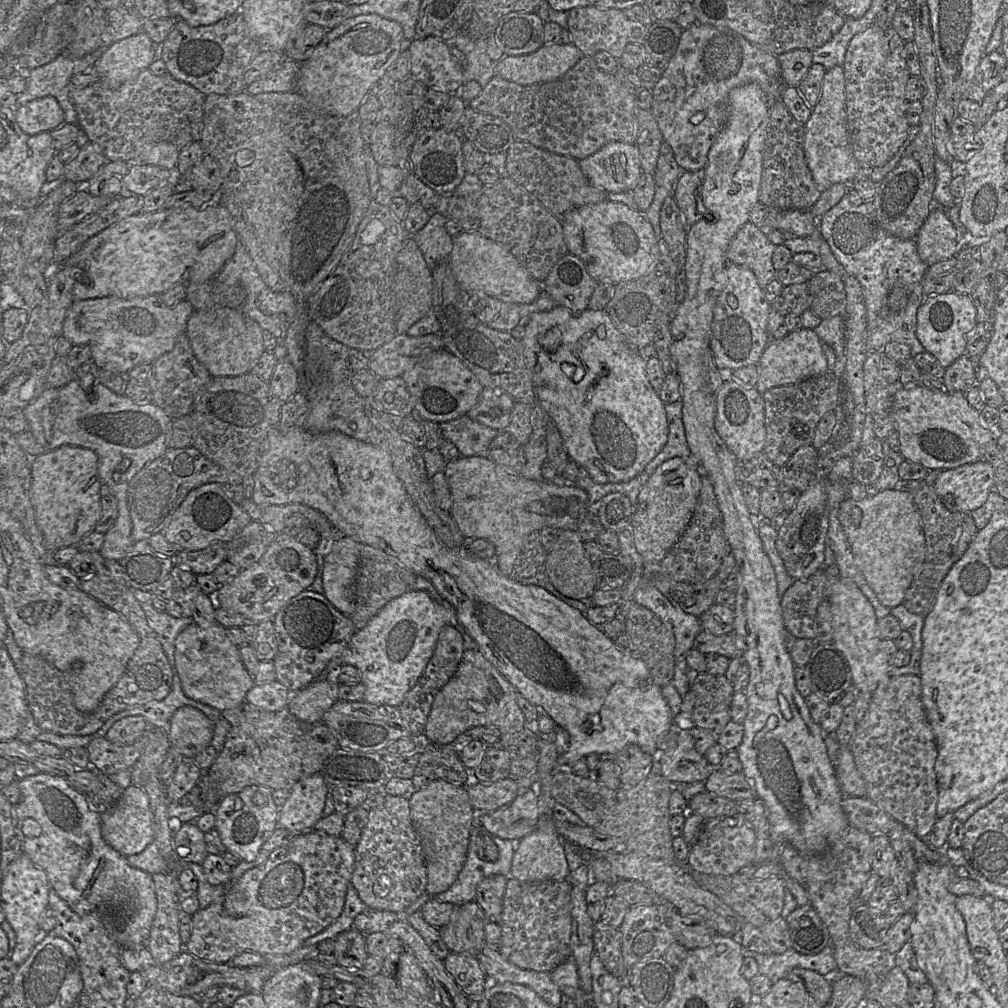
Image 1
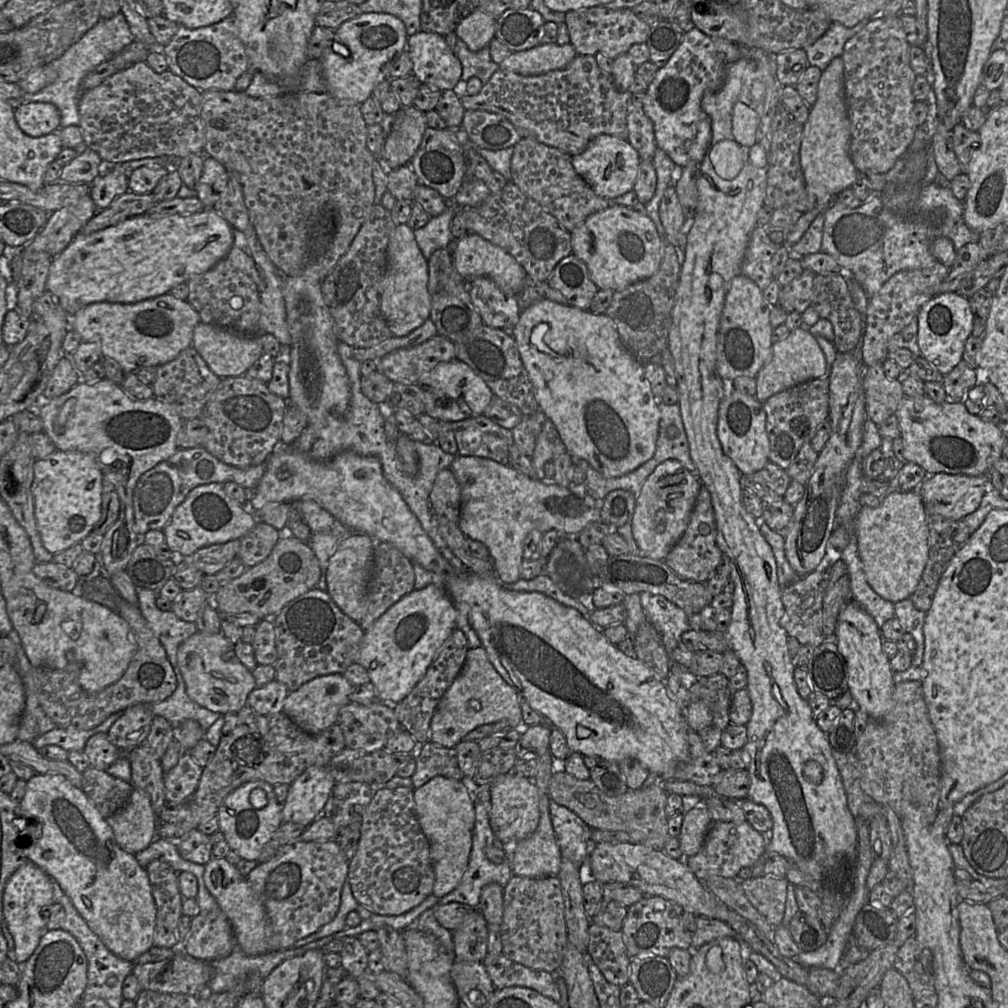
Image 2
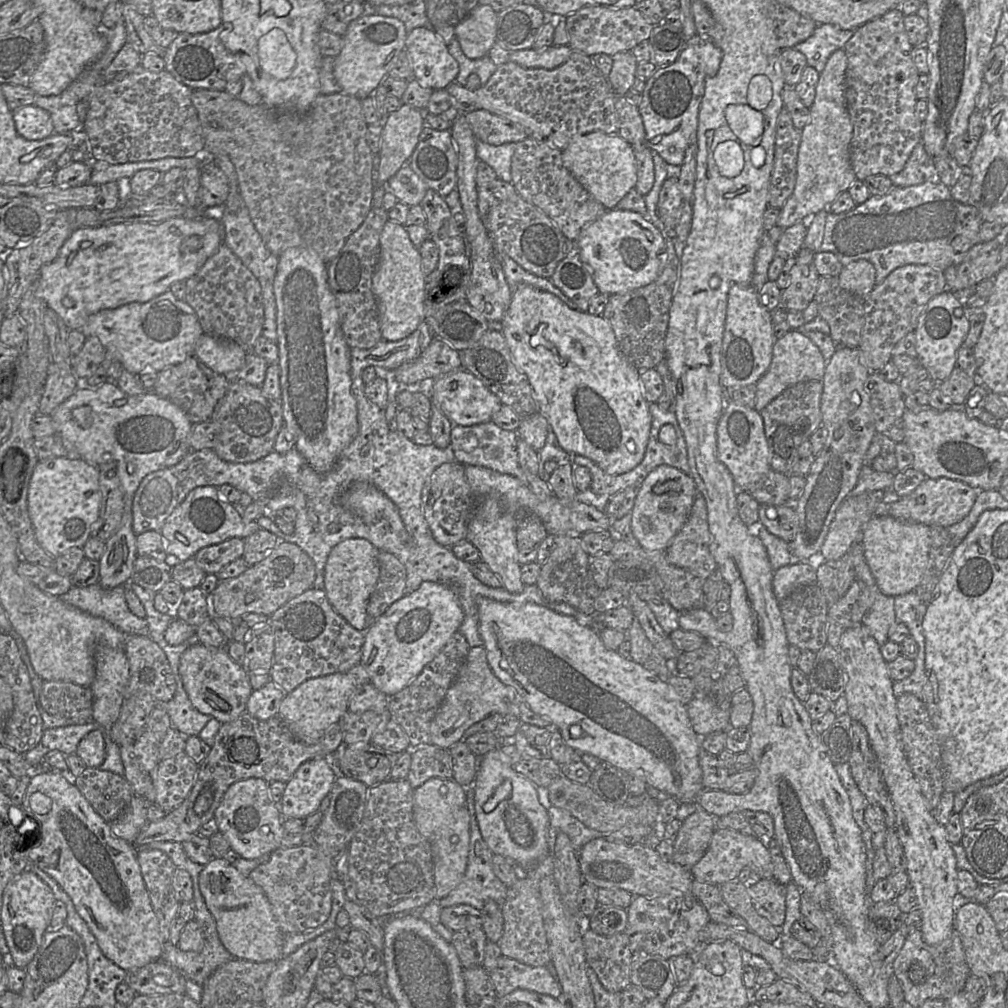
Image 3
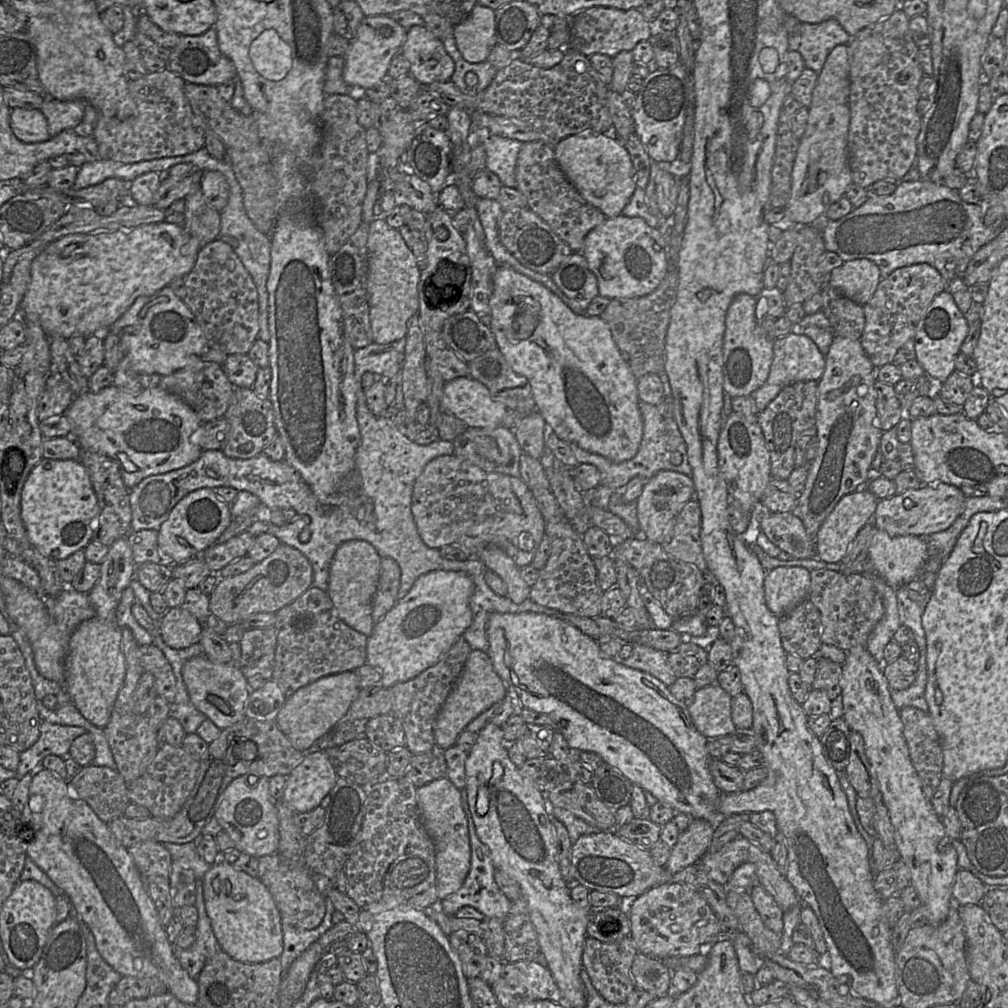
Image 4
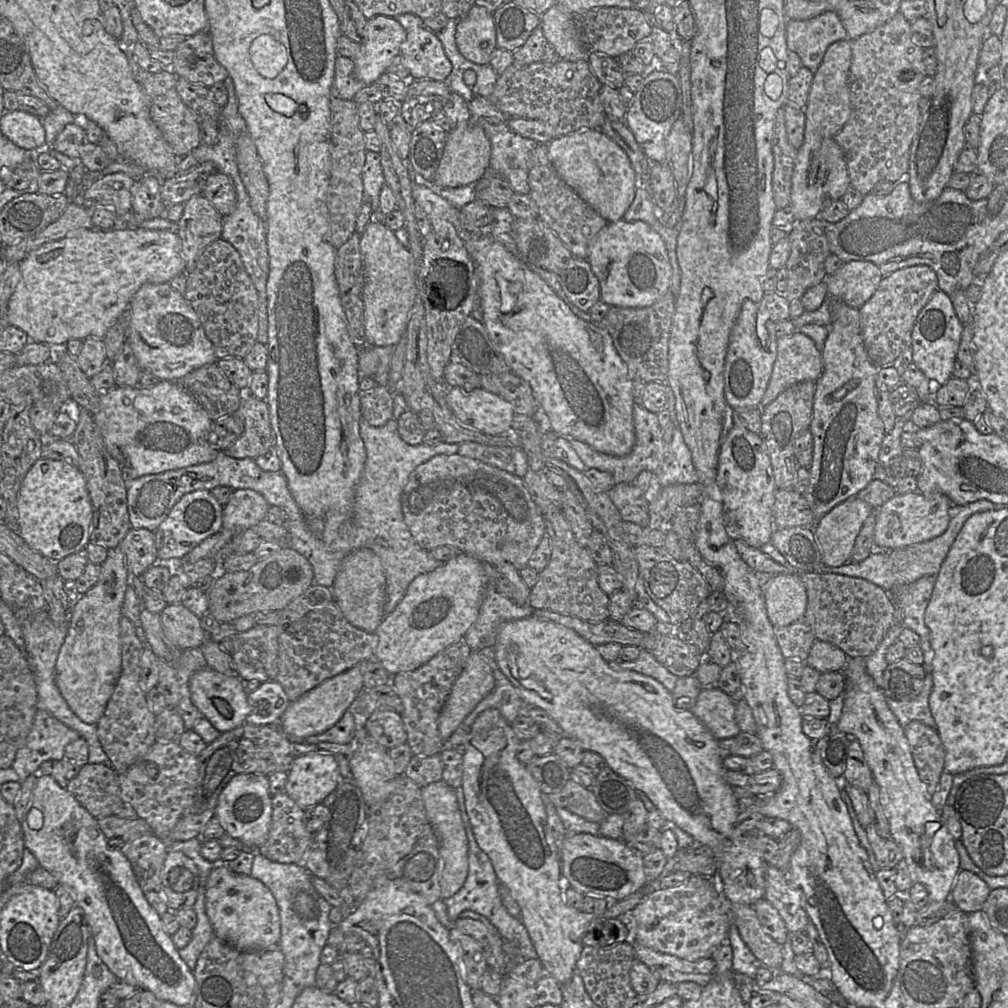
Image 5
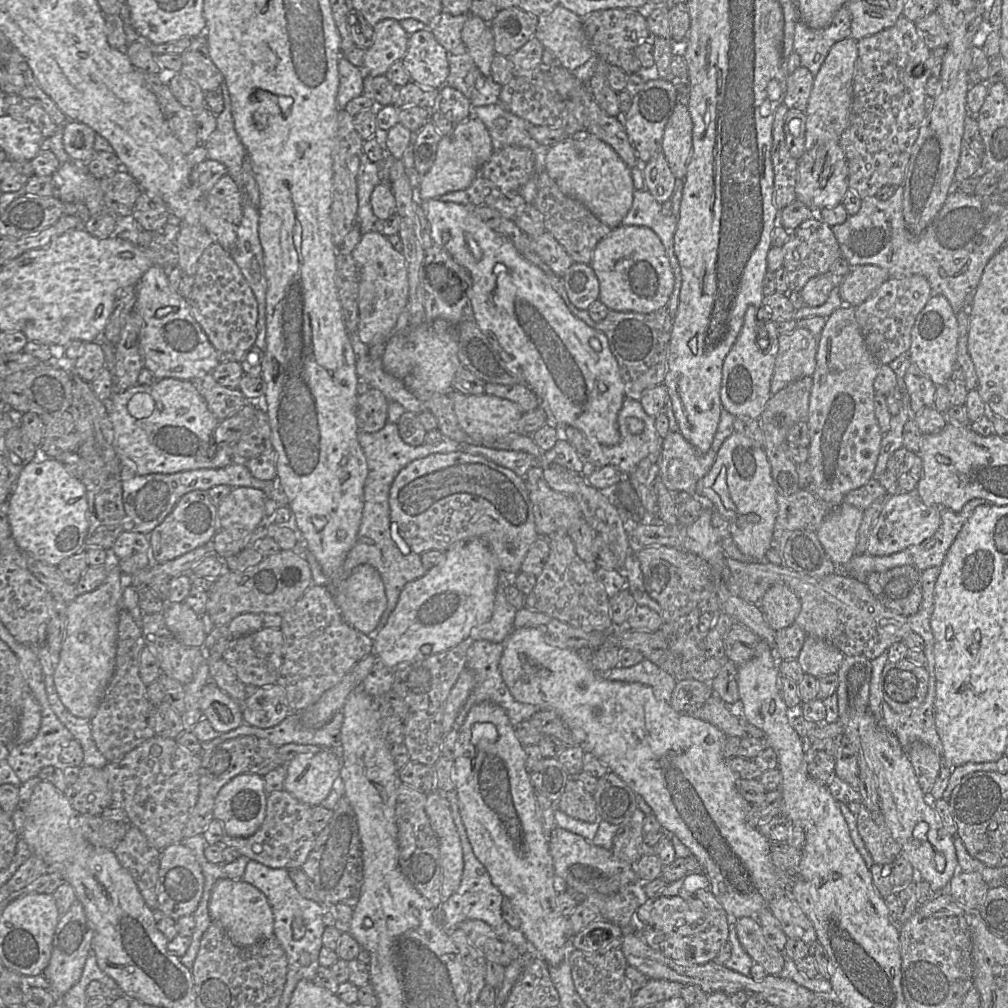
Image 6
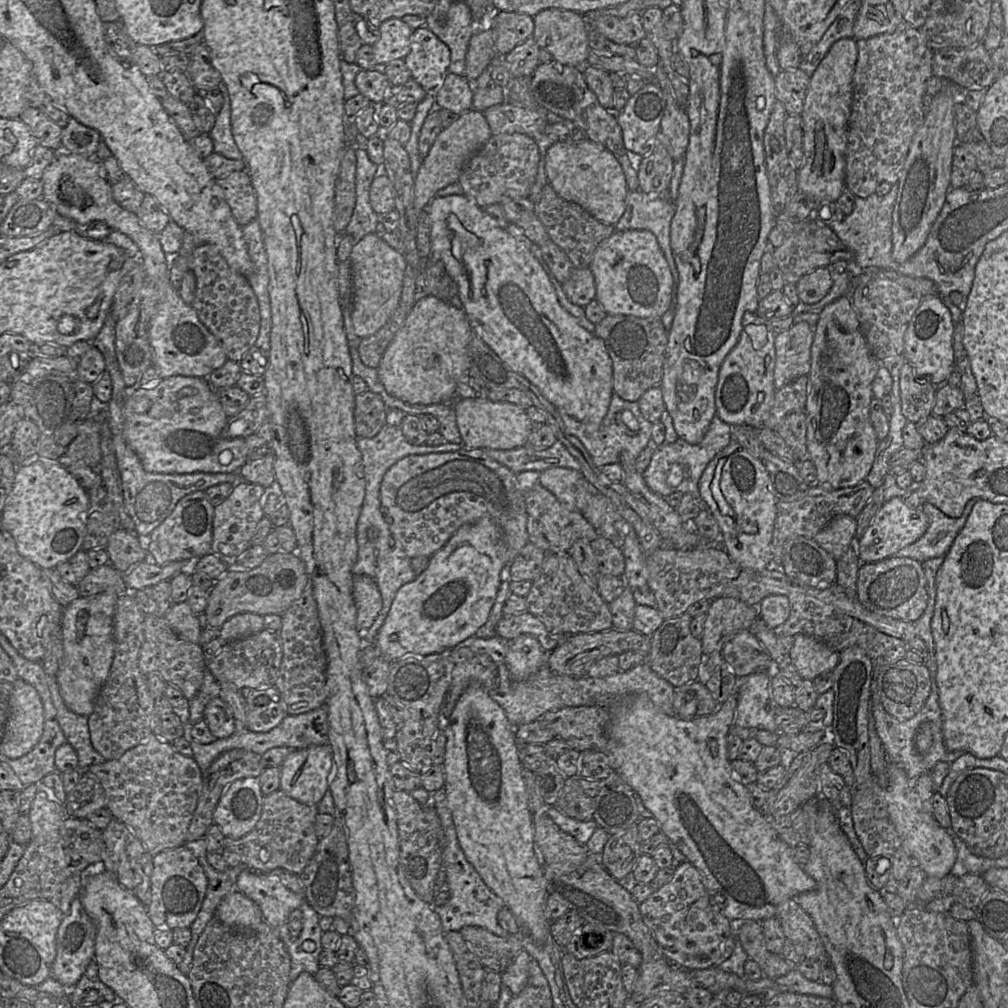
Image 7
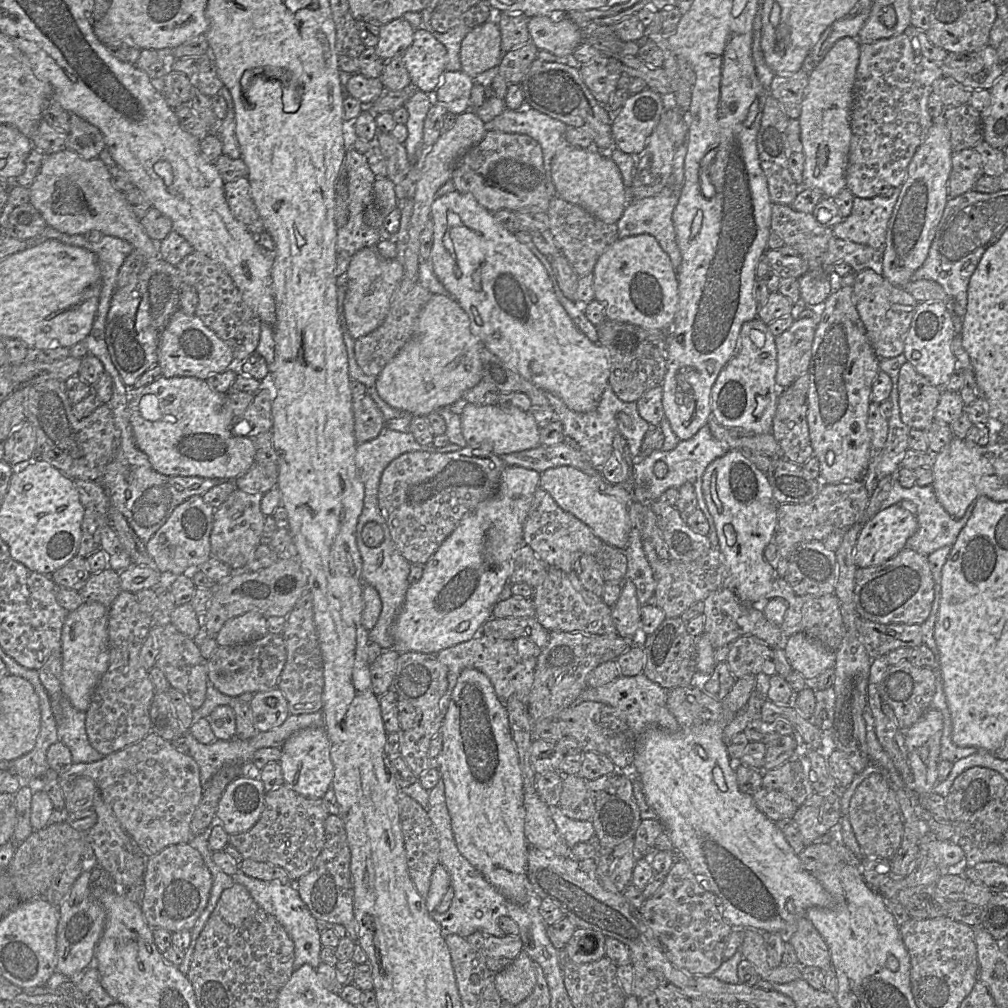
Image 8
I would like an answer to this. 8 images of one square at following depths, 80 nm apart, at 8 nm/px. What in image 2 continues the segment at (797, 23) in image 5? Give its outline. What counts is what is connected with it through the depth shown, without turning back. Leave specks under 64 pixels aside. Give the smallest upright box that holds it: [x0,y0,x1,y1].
[803,19,870,71]

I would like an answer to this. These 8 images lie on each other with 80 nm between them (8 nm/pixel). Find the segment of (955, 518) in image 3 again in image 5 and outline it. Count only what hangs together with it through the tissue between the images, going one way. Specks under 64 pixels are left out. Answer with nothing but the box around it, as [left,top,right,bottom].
[874,491,952,551]

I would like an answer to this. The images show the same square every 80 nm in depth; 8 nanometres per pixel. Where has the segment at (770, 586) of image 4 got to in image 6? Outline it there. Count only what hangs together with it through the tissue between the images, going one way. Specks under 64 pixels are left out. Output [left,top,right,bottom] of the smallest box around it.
[760,584,801,631]

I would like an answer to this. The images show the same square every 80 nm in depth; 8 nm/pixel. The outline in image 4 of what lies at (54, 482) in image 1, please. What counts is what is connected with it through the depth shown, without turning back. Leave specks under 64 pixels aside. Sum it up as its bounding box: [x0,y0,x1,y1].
[21,458,98,561]

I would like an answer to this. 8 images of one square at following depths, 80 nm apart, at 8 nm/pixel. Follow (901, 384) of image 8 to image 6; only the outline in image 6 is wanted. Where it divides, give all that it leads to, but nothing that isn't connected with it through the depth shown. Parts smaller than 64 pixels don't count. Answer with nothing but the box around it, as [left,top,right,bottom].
[904,363,936,415]

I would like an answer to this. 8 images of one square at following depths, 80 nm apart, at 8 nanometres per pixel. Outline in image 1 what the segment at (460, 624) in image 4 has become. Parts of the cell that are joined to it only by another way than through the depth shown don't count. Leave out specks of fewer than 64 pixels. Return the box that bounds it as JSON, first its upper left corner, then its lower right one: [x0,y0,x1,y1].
[322,590,449,707]

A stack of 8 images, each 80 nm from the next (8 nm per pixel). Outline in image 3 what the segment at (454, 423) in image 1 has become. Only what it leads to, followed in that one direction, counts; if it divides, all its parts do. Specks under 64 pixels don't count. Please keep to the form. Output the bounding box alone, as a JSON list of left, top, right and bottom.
[451,420,518,476]

